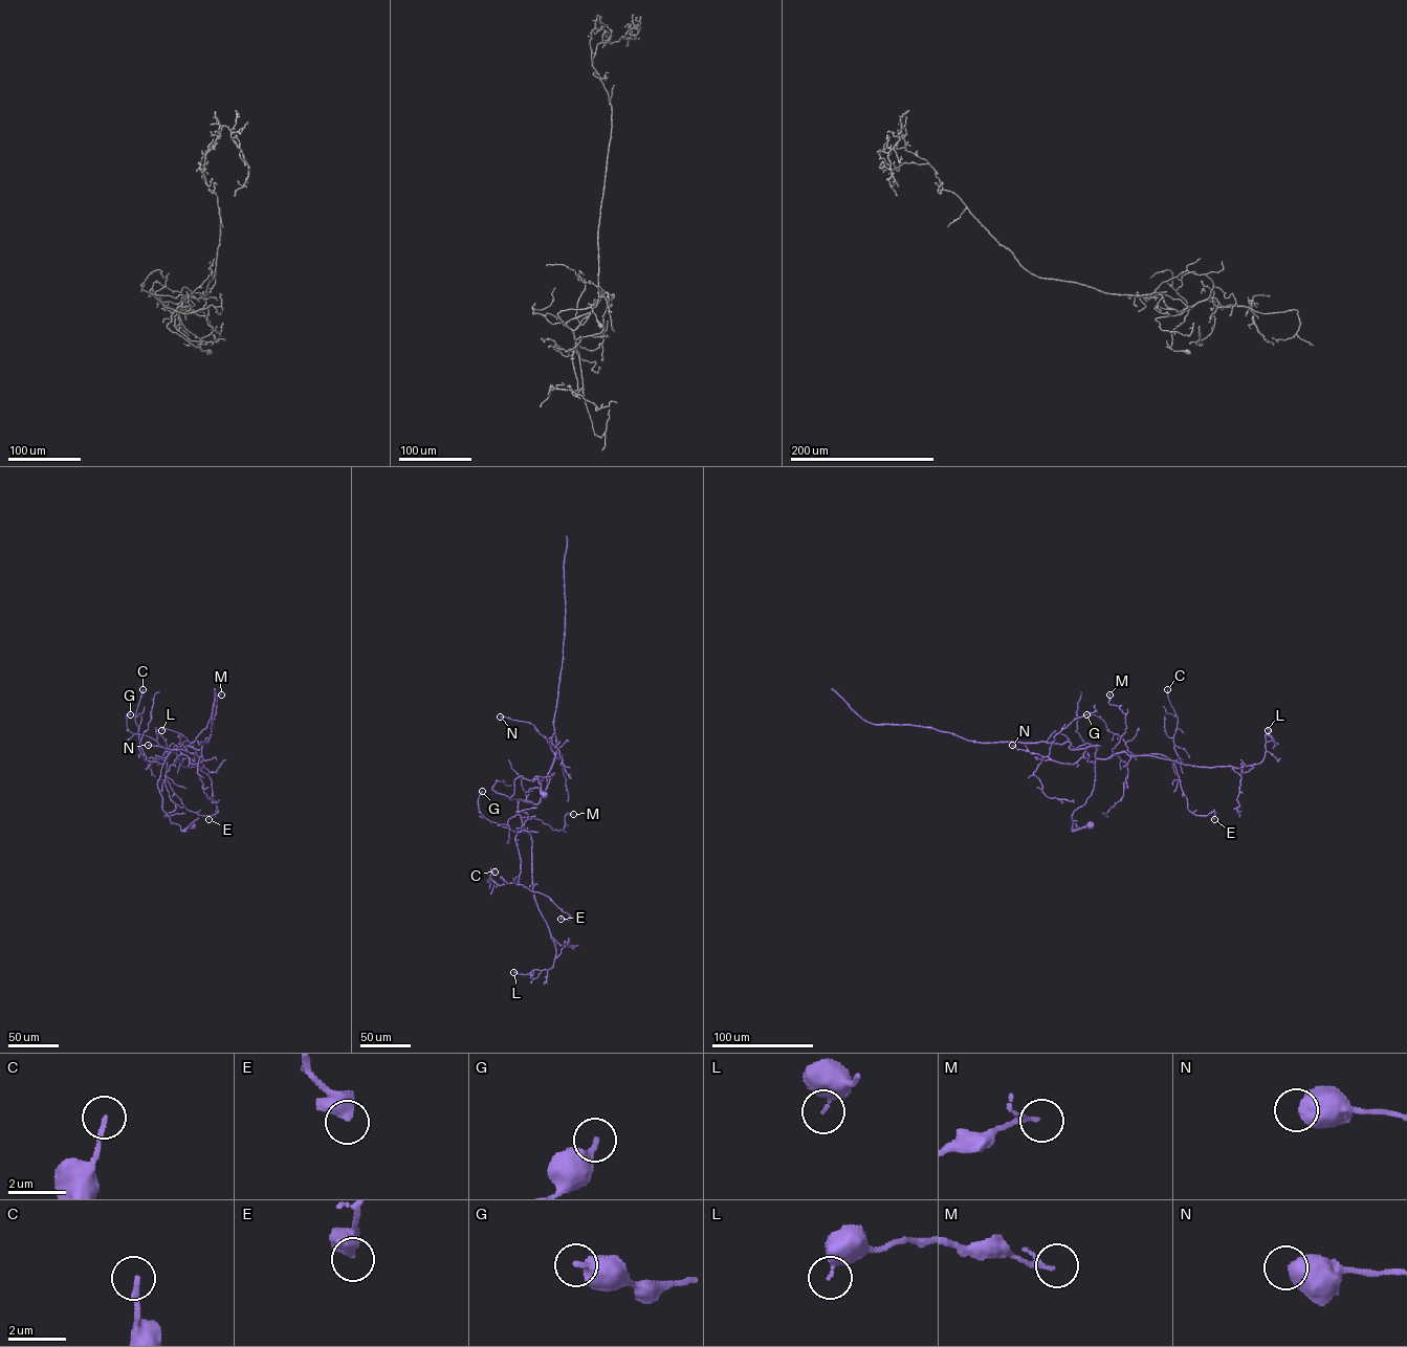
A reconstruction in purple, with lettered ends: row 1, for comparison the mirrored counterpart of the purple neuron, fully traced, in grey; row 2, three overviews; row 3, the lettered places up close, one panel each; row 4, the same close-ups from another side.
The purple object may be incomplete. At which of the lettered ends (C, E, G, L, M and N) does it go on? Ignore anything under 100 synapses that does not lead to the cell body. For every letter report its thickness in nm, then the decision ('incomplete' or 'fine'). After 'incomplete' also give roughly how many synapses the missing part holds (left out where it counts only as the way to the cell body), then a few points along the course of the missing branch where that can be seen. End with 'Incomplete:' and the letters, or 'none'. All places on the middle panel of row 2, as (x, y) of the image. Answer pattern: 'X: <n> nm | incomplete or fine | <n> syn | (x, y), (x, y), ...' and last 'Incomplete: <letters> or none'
C: 170 nm | fine
E: 440 nm | fine
G: 440 nm | fine
L: 240 nm | fine
M: 130 nm | fine
N: 650 nm | fine
Incomplete: none

